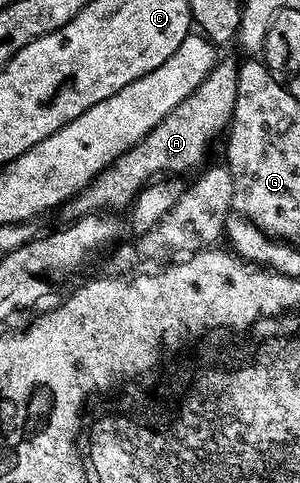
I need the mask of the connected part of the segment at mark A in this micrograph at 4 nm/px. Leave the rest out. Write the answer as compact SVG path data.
M218 60L207 79L203 79L203 83L199 83L199 87L195 87L195 91L191 91L191 95L187 95L187 99L175 107L175 111L168 113L139 144L119 155L119 159L111 162L87 188L68 202L68 216L76 219L84 213L128 210L141 190L162 175L181 175L177 173L189 173L197 168L200 170L206 164L205 156L213 140L228 130L229 122L233 119L237 102L237 66L236 60Z

